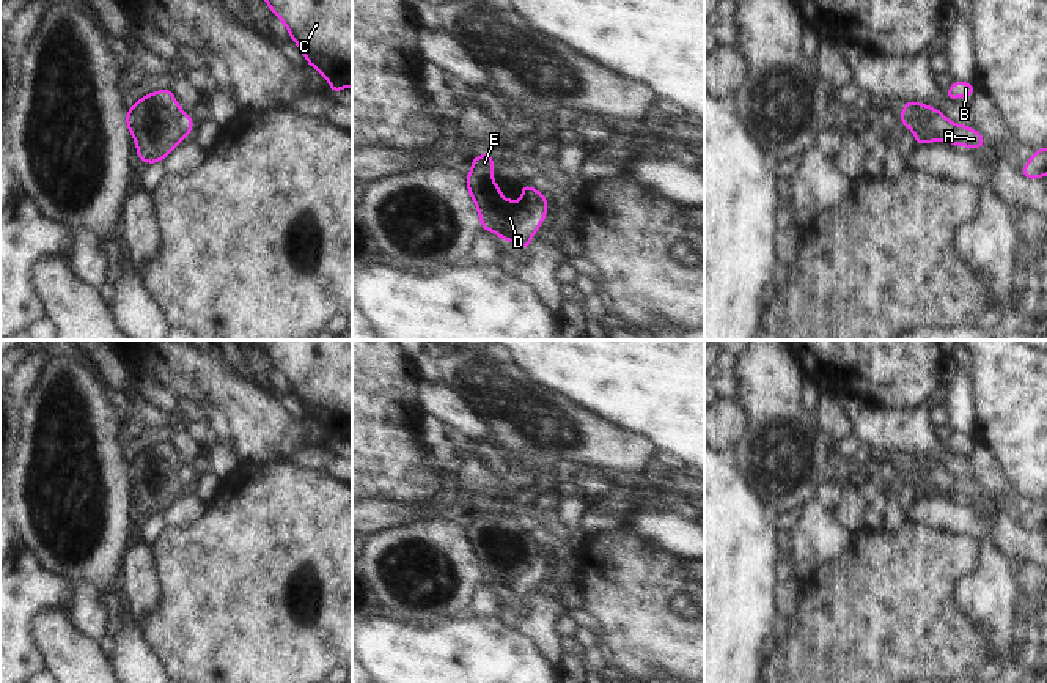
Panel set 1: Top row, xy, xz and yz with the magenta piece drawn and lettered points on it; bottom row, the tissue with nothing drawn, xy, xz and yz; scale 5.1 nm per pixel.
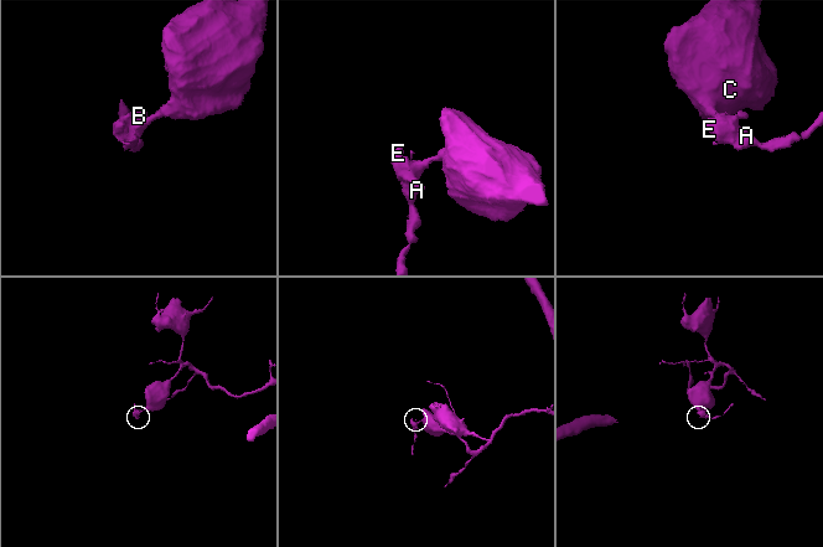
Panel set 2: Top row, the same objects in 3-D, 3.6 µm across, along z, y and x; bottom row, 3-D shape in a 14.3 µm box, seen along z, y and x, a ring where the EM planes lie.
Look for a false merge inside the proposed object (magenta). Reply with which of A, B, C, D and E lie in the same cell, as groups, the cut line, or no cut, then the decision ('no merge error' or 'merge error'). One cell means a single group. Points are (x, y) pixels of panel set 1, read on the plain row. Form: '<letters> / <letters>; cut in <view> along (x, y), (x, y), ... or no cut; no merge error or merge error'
A B C D E; no cut; no merge error

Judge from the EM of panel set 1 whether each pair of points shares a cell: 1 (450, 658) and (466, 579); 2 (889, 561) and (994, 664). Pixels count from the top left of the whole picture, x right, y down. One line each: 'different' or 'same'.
1: different
2: different

